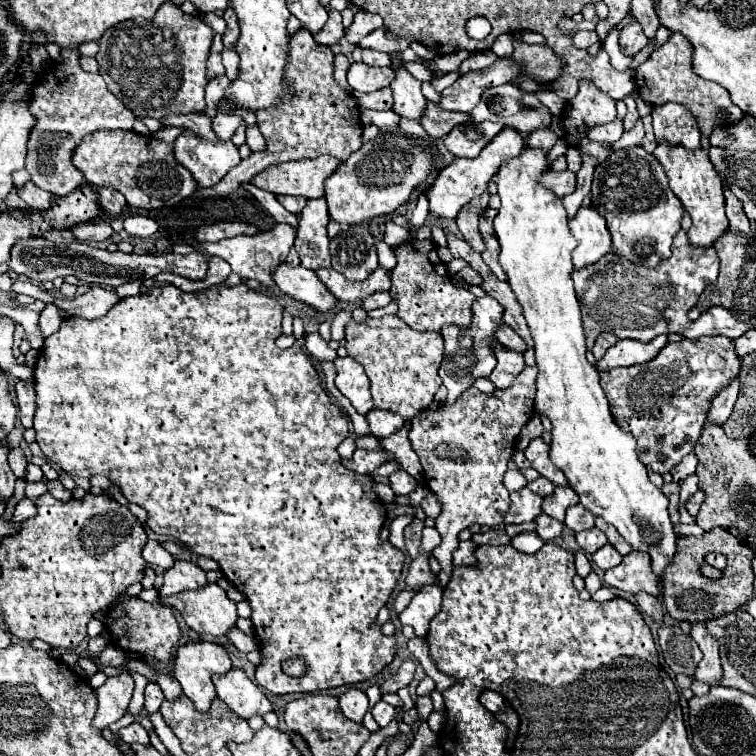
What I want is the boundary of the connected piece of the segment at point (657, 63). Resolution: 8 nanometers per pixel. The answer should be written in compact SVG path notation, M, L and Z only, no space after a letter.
M670 35L668 43L658 47L636 71L636 91L650 105L664 105L668 101L684 105L696 117L698 127L704 135L710 135L716 123L734 123L742 115L742 109L732 103L730 93L724 87L700 79L692 71L692 45L684 39L684 35Z

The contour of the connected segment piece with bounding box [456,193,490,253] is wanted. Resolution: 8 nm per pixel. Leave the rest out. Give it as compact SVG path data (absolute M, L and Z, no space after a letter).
M482 193L482 195L478 195L476 199L472 199L466 207L464 207L464 211L460 211L460 215L456 217L456 223L458 223L458 229L460 229L460 233L462 233L462 237L464 237L464 241L472 247L472 249L476 249L476 251L484 251L484 241L482 241L482 235L480 235L480 231L478 231L478 219L480 219L480 215L486 211L486 207L488 207L488 193Z

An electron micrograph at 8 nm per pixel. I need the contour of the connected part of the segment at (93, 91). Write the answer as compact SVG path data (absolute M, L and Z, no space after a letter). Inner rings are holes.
M60 49L60 55L64 63L56 63L44 71L32 89L30 111L38 123L30 135L26 159L32 181L56 197L64 197L78 185L84 185L84 175L72 167L72 147L76 147L84 135L98 129L132 129L136 121L132 111L108 91L100 73L88 73L80 67L78 49Z

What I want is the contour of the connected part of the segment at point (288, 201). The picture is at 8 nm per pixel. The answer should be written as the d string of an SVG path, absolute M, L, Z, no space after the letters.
M276 195L276 199L282 203L282 207L286 207L288 211L292 211L294 215L298 215L306 203L306 199L300 197L290 197L290 195Z

